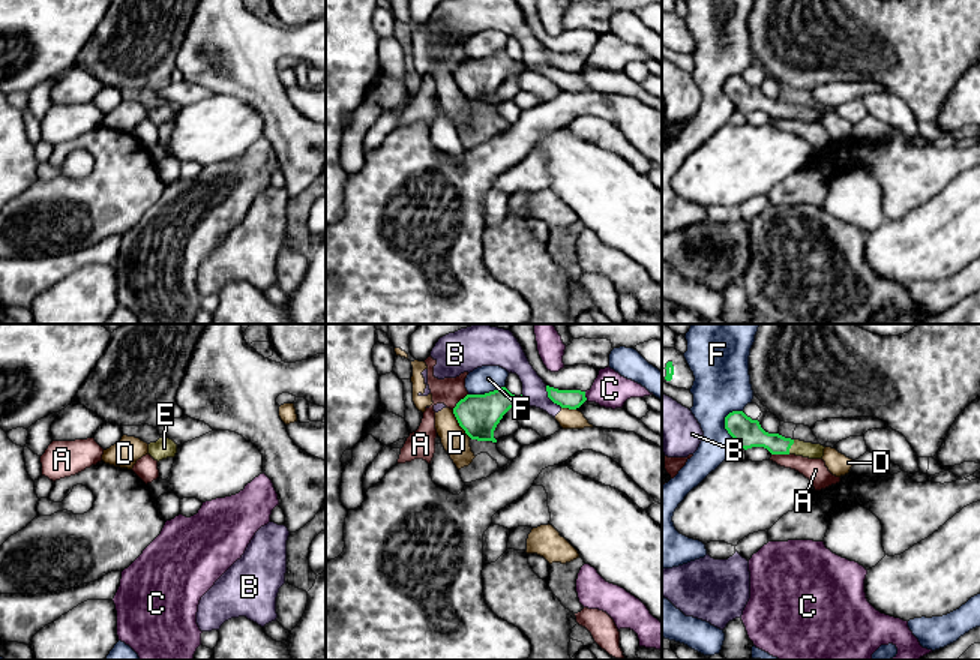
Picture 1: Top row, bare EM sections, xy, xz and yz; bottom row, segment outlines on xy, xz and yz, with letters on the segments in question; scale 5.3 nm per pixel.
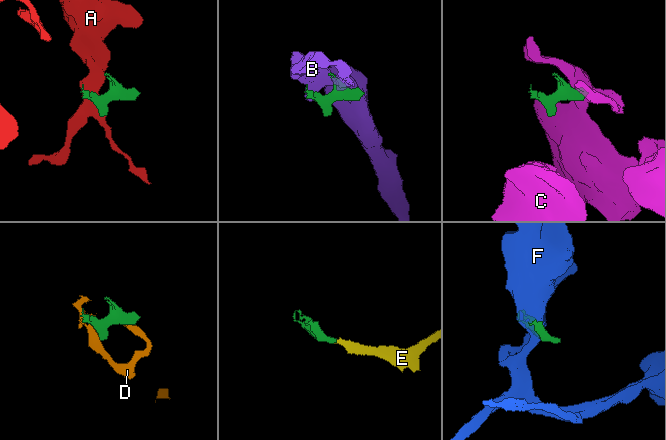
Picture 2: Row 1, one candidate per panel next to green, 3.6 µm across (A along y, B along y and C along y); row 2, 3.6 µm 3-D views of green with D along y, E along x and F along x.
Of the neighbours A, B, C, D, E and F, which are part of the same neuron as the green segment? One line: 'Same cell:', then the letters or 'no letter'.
Same cell: E

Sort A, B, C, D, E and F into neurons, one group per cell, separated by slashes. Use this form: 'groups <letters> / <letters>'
groups A / B D / C / E / F

